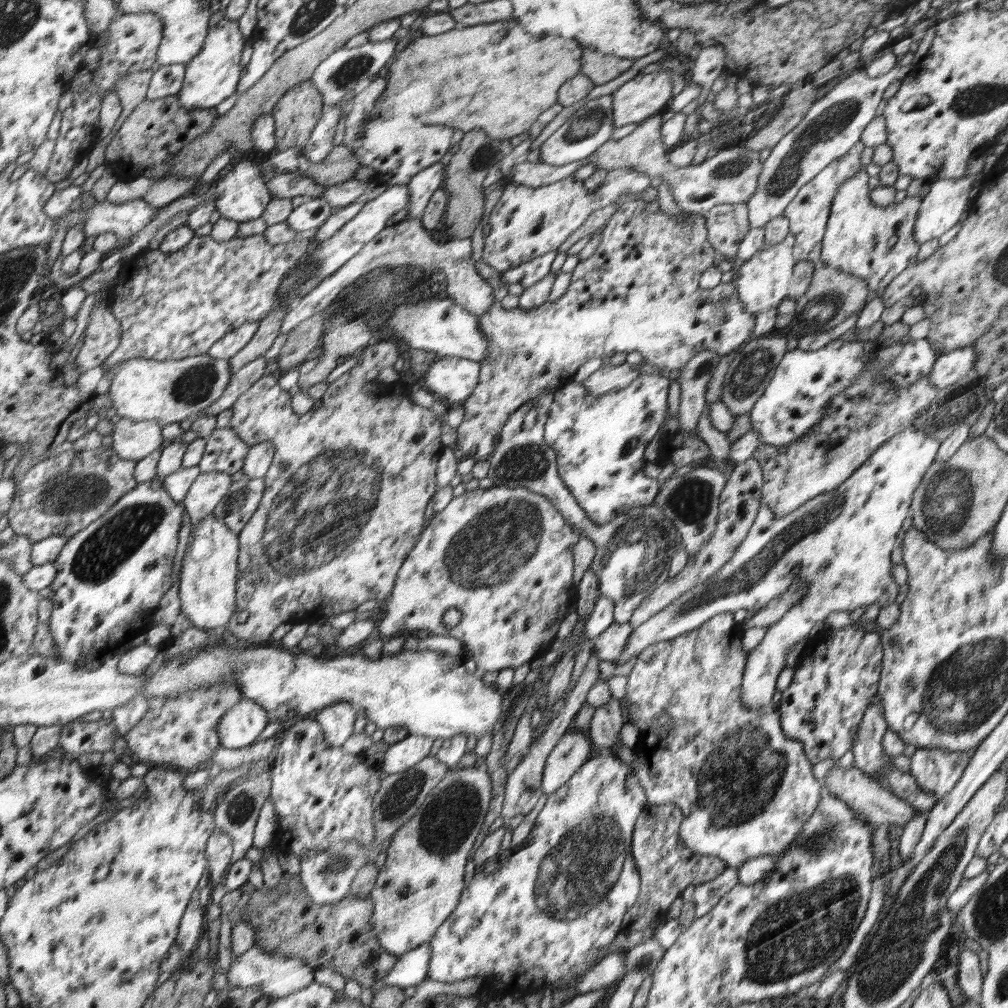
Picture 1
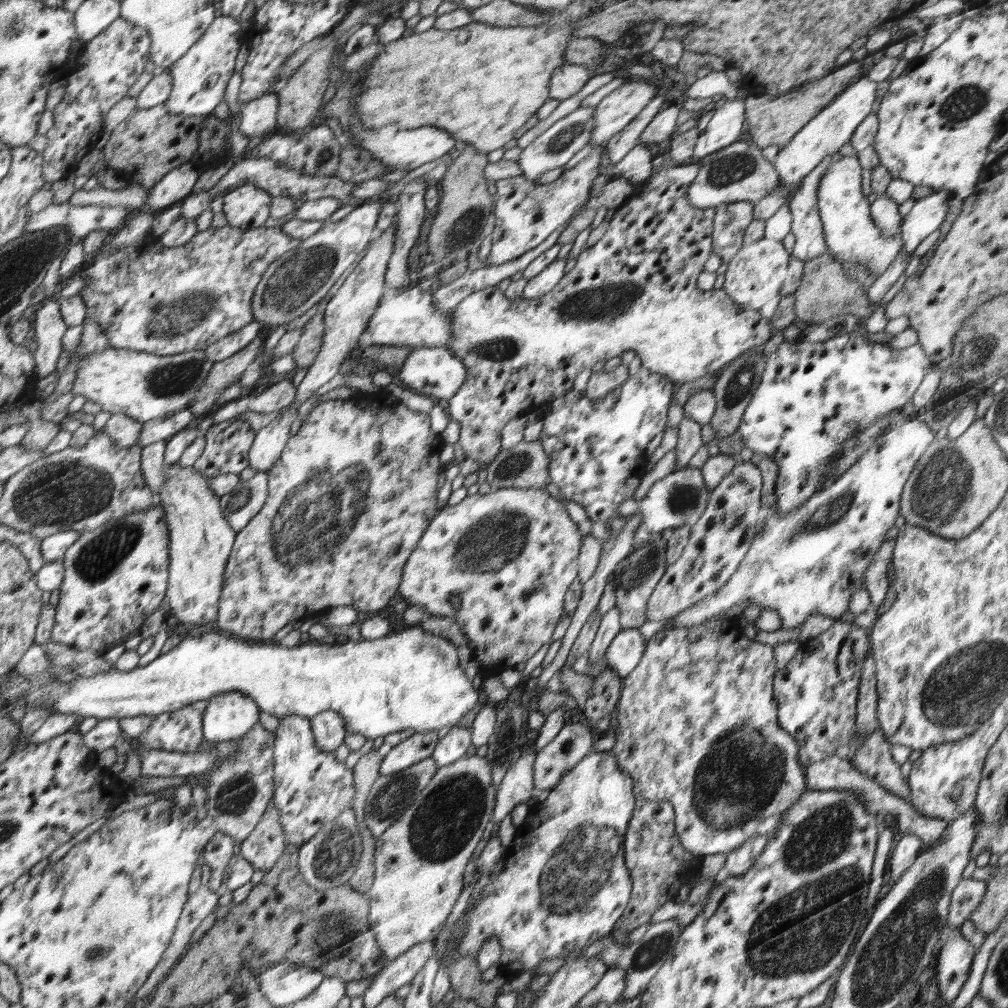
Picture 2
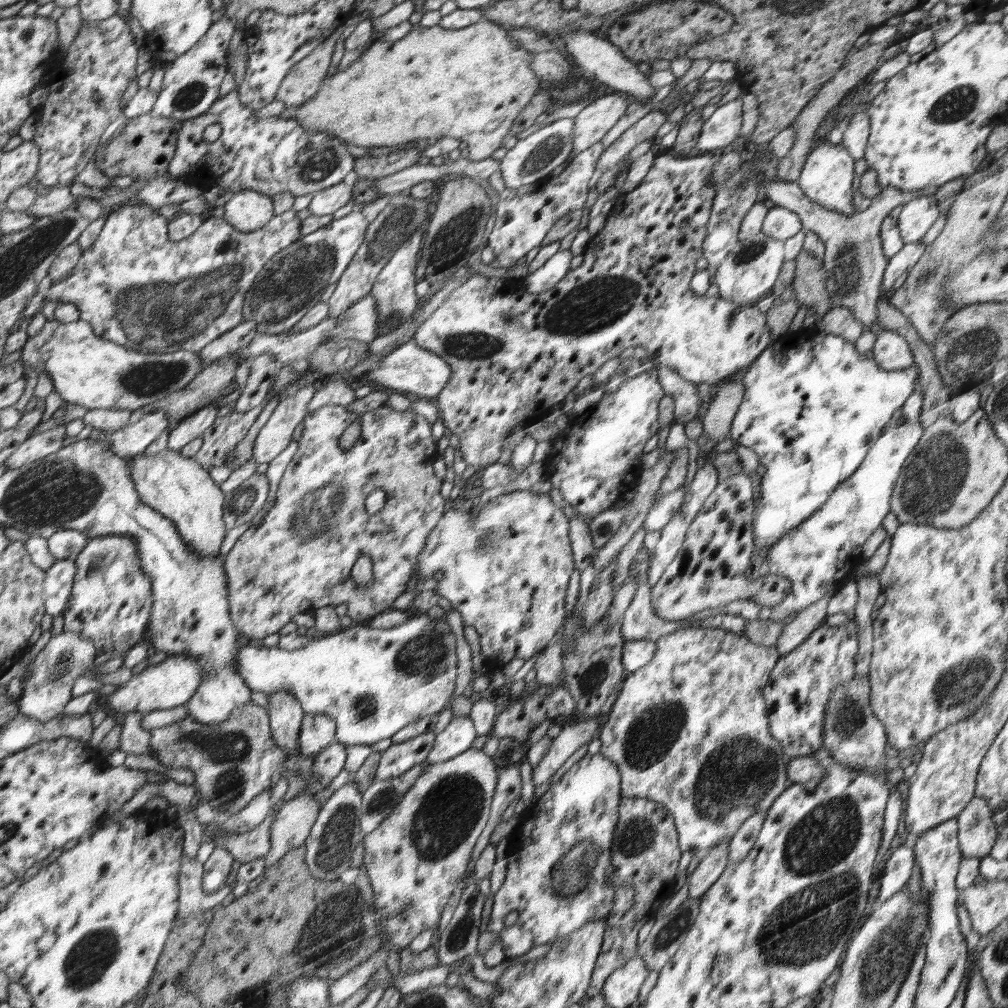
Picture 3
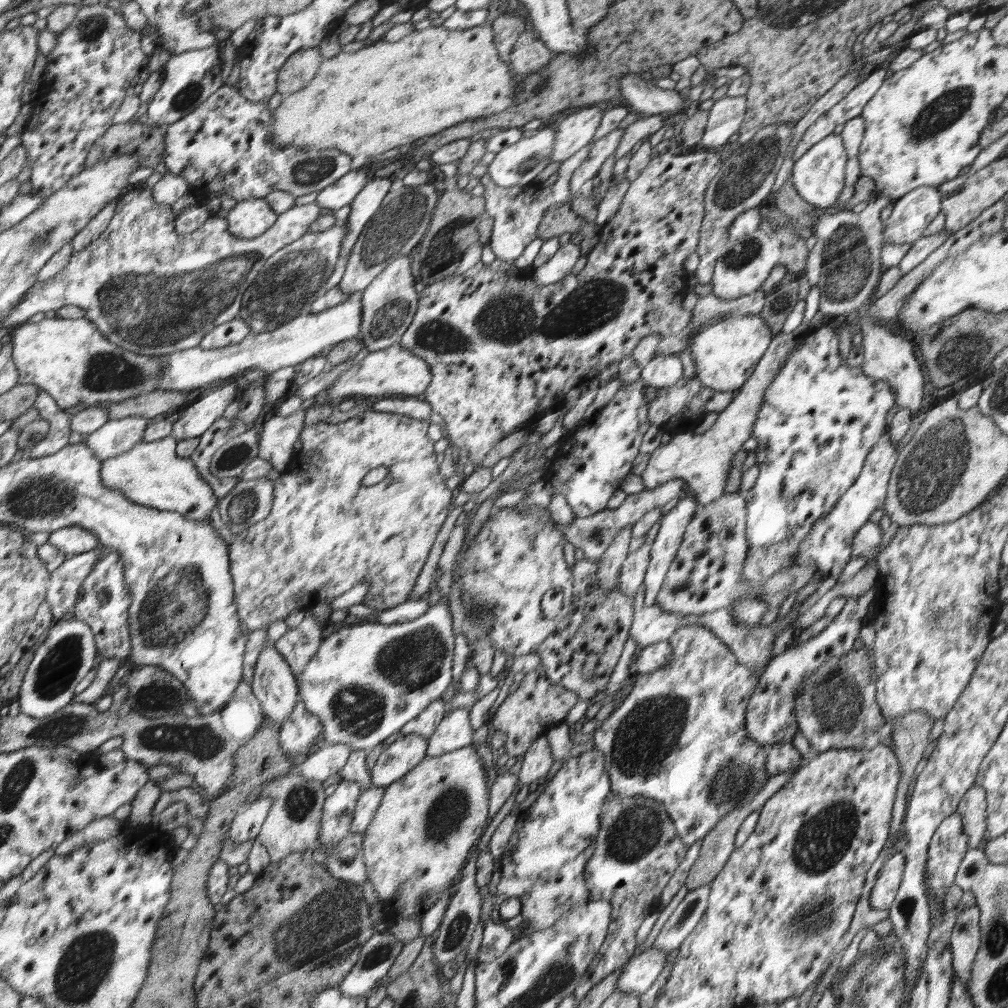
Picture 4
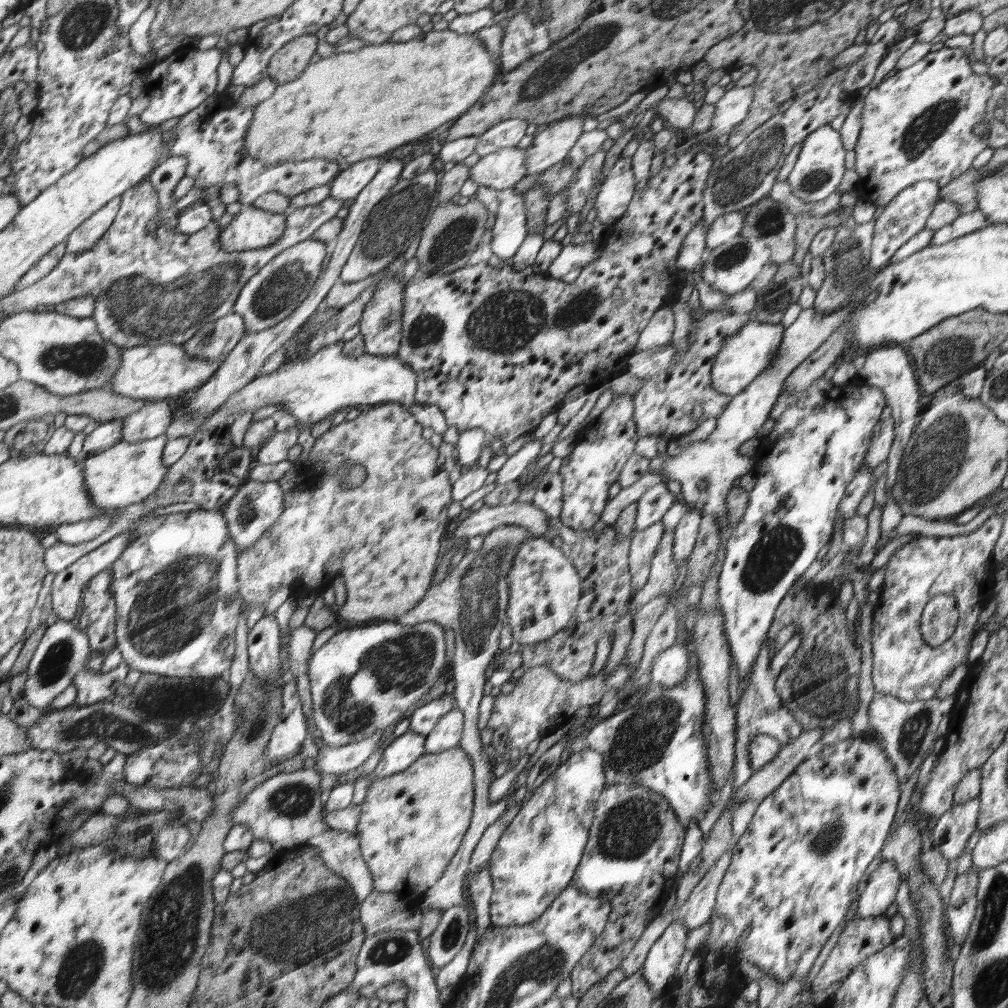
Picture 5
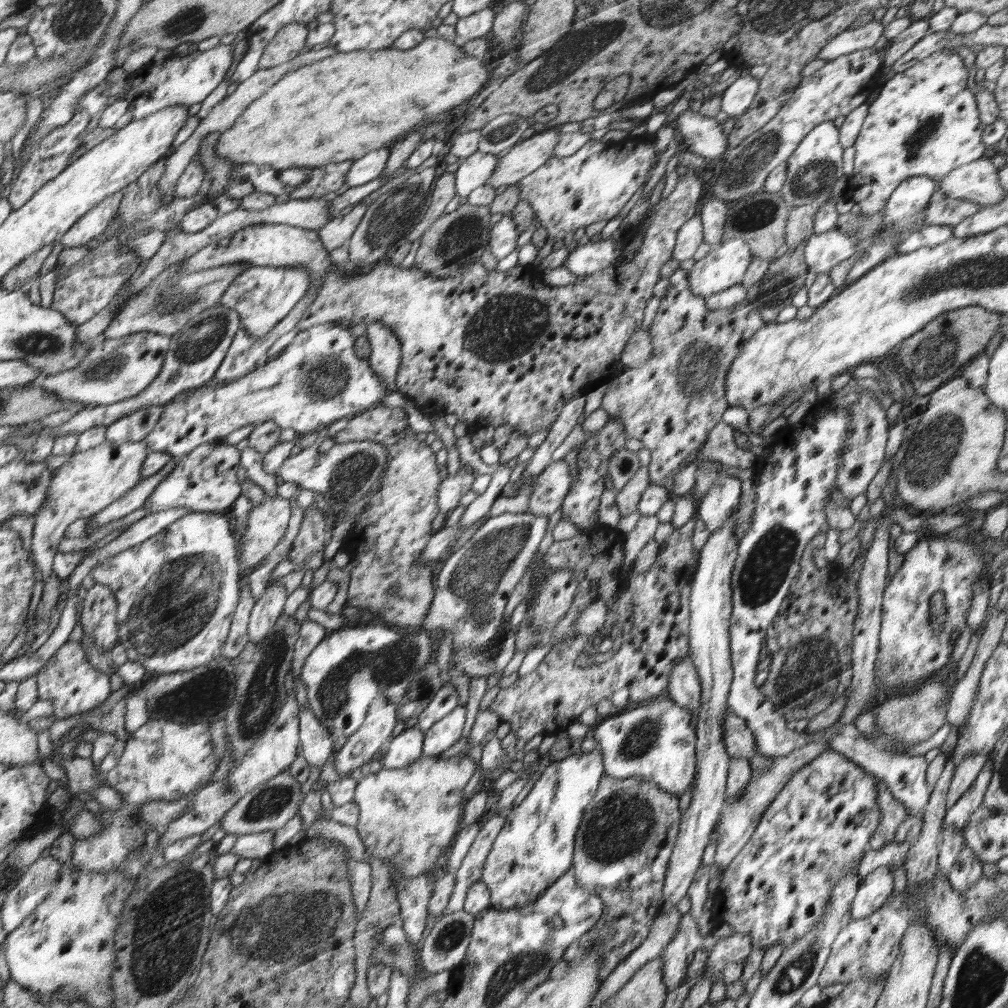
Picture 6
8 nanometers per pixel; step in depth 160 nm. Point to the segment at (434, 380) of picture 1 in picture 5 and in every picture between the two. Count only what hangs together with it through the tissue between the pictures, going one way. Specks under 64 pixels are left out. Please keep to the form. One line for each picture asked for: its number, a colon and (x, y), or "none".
2: (435, 372)
3: (409, 369)
4: (394, 372)
5: (310, 390)

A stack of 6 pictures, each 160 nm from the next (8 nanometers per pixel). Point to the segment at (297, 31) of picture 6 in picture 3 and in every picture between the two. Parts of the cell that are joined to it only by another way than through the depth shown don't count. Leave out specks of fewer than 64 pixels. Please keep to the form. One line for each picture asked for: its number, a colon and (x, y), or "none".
3: (304, 80)
4: (300, 68)
5: (294, 57)

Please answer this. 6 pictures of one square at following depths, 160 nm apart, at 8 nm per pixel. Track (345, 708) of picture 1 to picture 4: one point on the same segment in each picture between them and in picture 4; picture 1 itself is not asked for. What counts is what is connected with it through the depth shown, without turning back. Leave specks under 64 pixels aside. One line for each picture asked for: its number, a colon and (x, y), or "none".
2: (328, 728)
3: (317, 731)
4: (298, 734)

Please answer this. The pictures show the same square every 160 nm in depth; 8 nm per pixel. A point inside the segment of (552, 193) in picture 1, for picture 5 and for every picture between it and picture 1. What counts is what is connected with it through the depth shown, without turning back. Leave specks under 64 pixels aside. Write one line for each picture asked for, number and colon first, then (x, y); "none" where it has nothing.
2: (526, 212)
3: (524, 215)
4: (517, 212)
5: (509, 230)

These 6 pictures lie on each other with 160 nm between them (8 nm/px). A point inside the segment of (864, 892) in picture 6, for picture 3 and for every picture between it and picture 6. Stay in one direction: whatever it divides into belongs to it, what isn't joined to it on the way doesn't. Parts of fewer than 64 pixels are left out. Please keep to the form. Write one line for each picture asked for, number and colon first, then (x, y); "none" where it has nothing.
3: (900, 866)
4: (885, 889)
5: (883, 883)

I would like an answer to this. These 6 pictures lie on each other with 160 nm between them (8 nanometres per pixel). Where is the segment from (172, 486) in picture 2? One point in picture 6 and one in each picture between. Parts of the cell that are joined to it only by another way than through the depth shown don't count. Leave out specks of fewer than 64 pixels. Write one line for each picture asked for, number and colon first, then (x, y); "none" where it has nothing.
3: (179, 487)
4: (151, 474)
5: (127, 473)
6: (90, 482)

